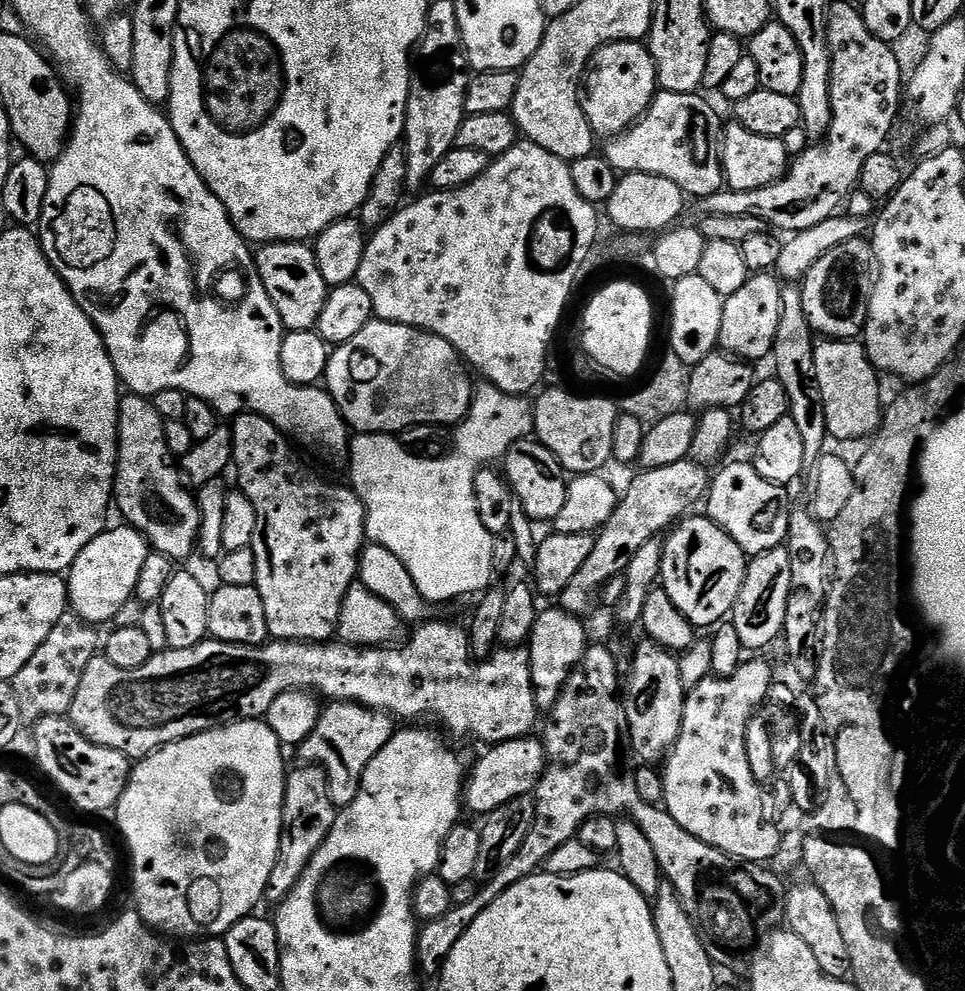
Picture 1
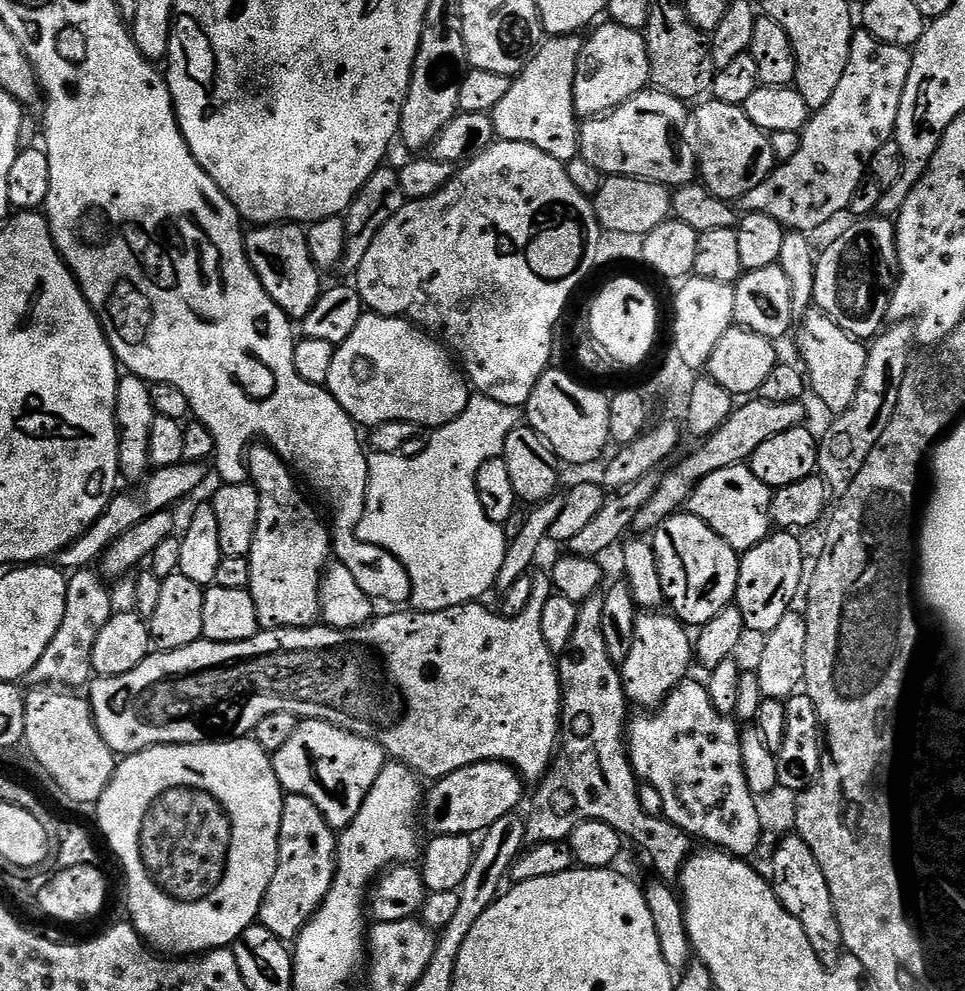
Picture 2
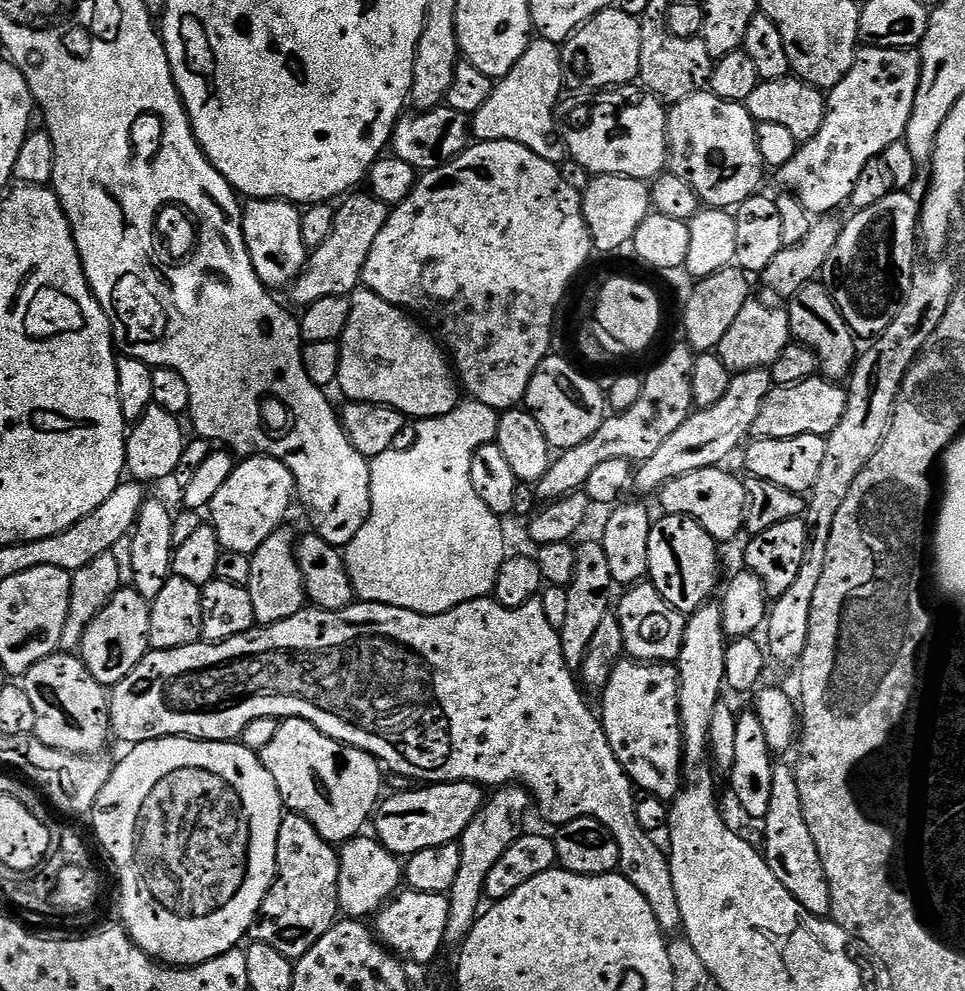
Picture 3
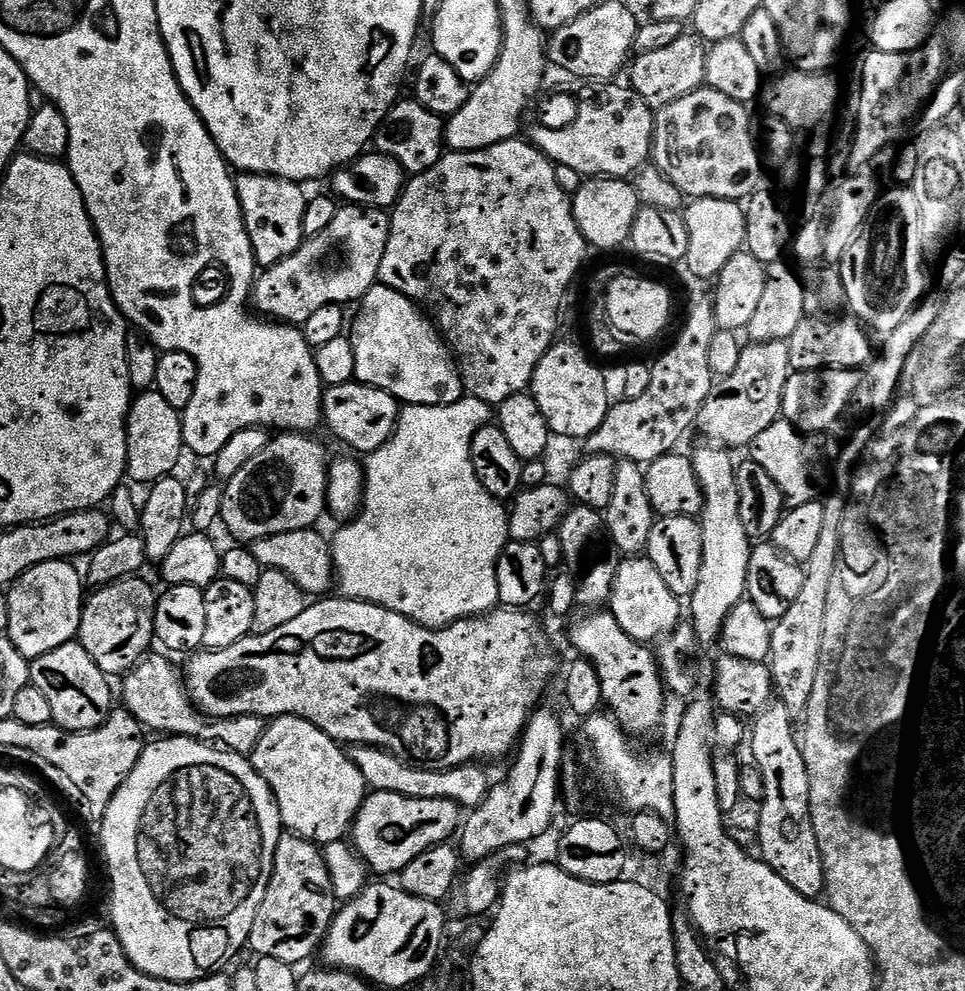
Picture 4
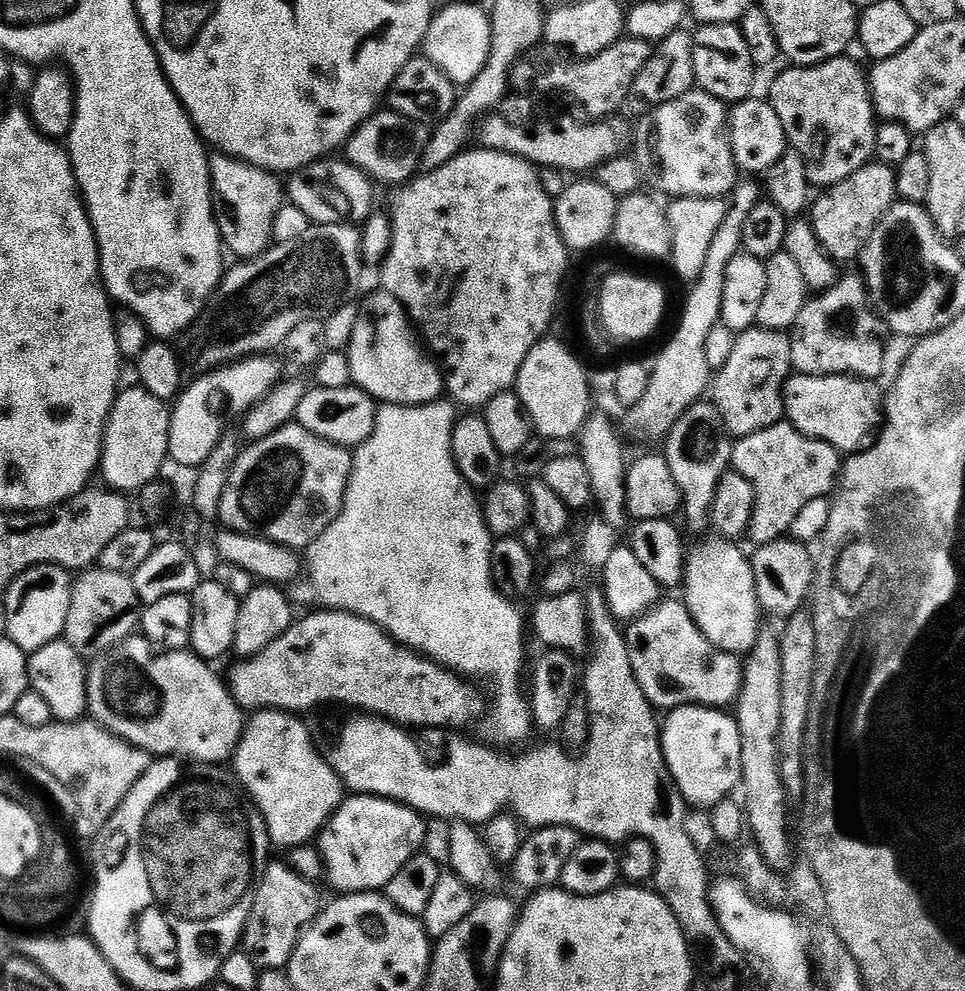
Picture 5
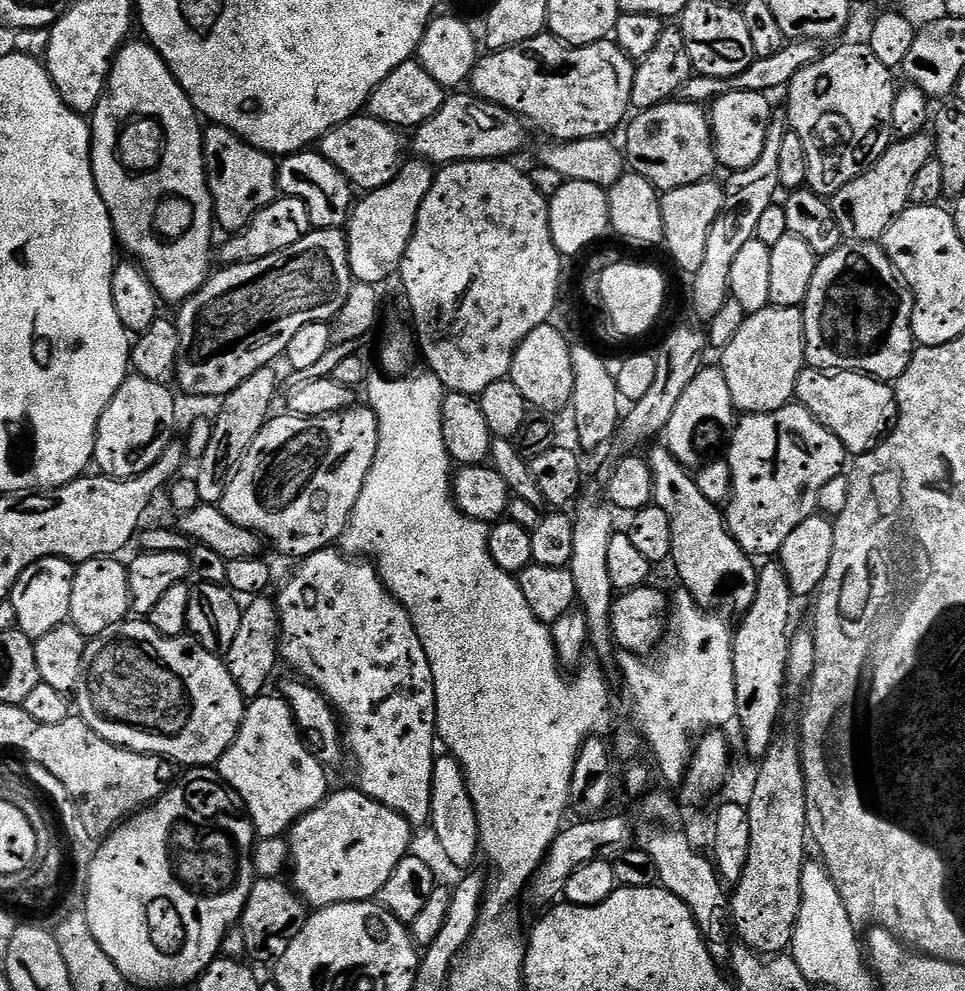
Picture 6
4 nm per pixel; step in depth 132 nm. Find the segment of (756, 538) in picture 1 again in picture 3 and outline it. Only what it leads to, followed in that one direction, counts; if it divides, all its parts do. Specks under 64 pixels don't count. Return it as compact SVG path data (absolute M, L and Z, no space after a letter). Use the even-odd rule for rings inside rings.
M717 466L690 470L690 474L674 478L674 482L666 482L666 486L658 493L663 511L670 516L688 516L698 522L706 530L706 534L710 534L717 542L734 539L739 532L745 531L748 495L744 489L744 480L726 469L727 467Z

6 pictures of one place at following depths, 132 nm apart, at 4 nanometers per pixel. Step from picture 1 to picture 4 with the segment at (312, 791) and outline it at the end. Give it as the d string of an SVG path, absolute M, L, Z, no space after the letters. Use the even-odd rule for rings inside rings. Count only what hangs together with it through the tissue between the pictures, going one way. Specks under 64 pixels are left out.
M281 835L272 859L272 878L268 882L266 898L262 898L258 914L254 914L247 947L253 948L257 957L278 958L278 962L300 966L315 952L317 955L337 911L338 901L326 870L323 851L301 836Z

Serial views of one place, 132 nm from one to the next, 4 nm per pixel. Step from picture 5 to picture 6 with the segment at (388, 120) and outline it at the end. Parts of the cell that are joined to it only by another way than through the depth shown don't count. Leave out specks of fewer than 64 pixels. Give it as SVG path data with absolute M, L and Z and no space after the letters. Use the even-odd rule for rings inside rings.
M357 114L346 122L331 128L318 142L318 151L335 166L353 189L361 193L373 192L386 182L394 182L398 170L404 165L404 140L401 129L374 118L371 114Z

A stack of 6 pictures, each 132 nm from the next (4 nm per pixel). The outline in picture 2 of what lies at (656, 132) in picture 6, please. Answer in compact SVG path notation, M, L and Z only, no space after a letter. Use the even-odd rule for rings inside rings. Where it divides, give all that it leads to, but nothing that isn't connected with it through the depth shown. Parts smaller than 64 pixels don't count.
M708 98L700 106L701 108L697 112L695 109L694 112L694 140L696 132L697 141L695 140L695 143L698 145L696 158L699 179L704 187L710 189L718 198L729 202L739 202L743 196L750 194L750 190L754 190L754 186L758 186L769 176L777 163L768 141L769 133L763 132L758 126L754 126L754 122L750 122L750 118L746 118L741 105L727 104Z

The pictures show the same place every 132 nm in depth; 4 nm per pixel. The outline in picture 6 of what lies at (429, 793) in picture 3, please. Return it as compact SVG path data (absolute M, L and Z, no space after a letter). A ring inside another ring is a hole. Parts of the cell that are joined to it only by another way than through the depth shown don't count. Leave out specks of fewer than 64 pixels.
M359 790L351 791L352 792L333 791L331 794L325 796L319 808L307 812L306 815L296 821L290 829L290 876L292 872L293 880L291 880L291 883L294 885L296 895L304 901L305 905L311 906L316 910L329 908L335 904L353 904L359 900L372 900L373 898L379 897L382 886L386 886L386 881L390 878L390 874L394 874L398 862L402 862L402 858L409 855L411 849L408 847L412 844L414 829L411 824L406 822L406 818L402 818L394 810L382 806L377 800L370 799L370 797L364 795L364 793Z

